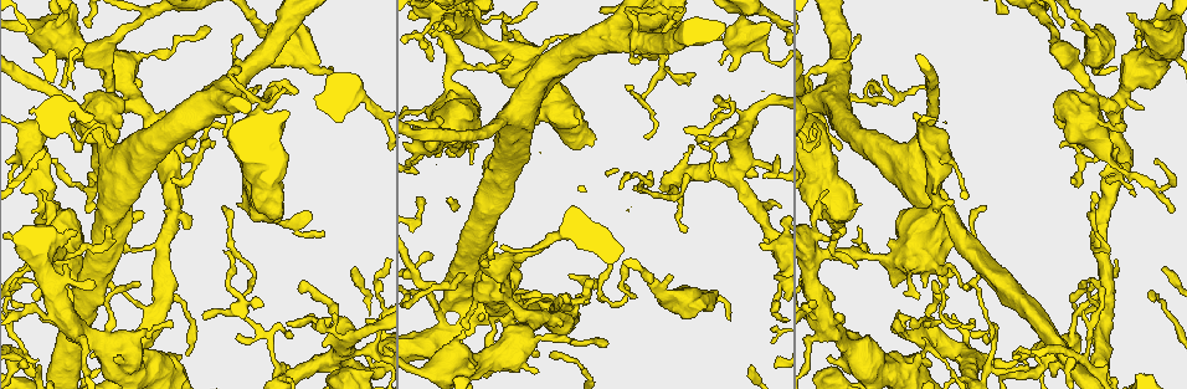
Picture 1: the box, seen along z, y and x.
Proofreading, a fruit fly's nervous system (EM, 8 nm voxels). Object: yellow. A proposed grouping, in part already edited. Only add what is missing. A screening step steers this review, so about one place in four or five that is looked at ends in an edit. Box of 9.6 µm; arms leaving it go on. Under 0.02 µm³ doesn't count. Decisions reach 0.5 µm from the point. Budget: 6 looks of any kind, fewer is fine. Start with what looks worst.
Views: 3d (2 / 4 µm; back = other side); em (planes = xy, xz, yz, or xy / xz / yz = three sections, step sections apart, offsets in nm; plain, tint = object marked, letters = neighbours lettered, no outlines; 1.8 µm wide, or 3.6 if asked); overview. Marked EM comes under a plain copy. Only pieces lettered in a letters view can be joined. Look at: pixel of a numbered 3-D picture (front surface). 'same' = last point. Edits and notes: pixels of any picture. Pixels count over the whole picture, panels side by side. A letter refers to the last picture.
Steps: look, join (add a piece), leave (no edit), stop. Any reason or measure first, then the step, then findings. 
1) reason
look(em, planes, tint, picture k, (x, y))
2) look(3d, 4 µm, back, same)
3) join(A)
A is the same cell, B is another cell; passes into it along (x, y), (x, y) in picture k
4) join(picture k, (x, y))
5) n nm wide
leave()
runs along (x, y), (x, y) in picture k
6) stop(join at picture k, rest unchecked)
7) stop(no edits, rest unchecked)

thin end
look(3d, 4 µm, picture 1, (466, 276))

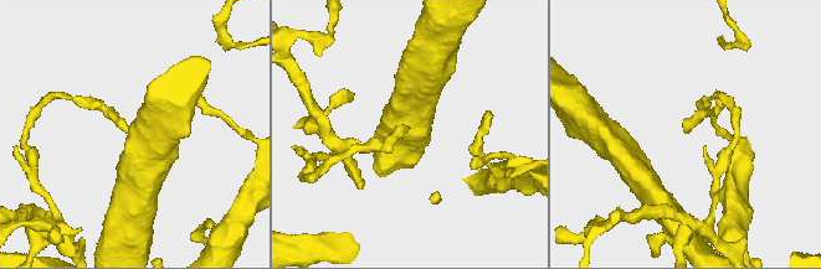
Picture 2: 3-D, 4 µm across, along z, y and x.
now the EM
look(em, planes, tint, picture 2, (407, 129))

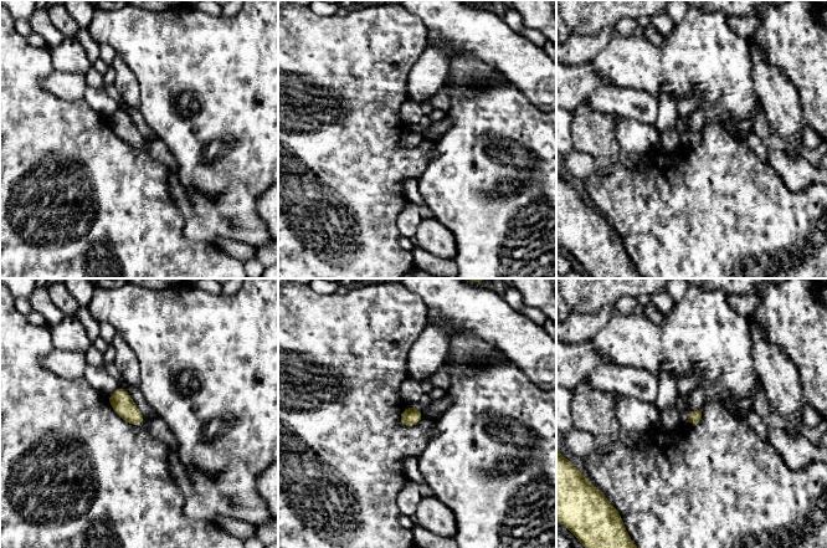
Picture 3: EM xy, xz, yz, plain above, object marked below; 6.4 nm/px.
see the neighbours
look(em, planes, letters, same)

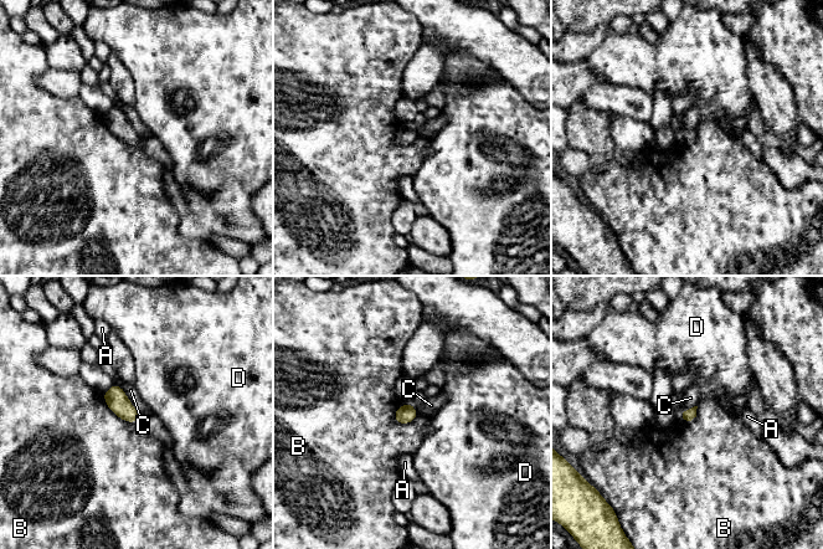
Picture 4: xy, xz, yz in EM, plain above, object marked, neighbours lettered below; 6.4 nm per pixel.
leave()
A, B, C and D are other cells; border along (102, 394), (118, 416), (139, 419) in picture 4; no lettered piece goes on from it

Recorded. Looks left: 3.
calibre changes
look(3d, 4 µm, picture 1, (48, 199))

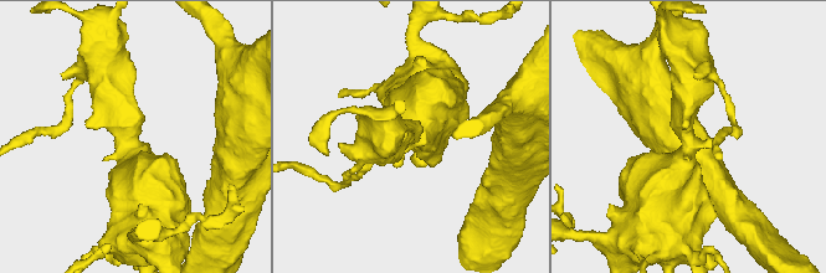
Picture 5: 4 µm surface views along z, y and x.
arms of 500, 750 nm
look(em, 3.6 µm, xy, step 16, tint, picture 5, (129, 136))

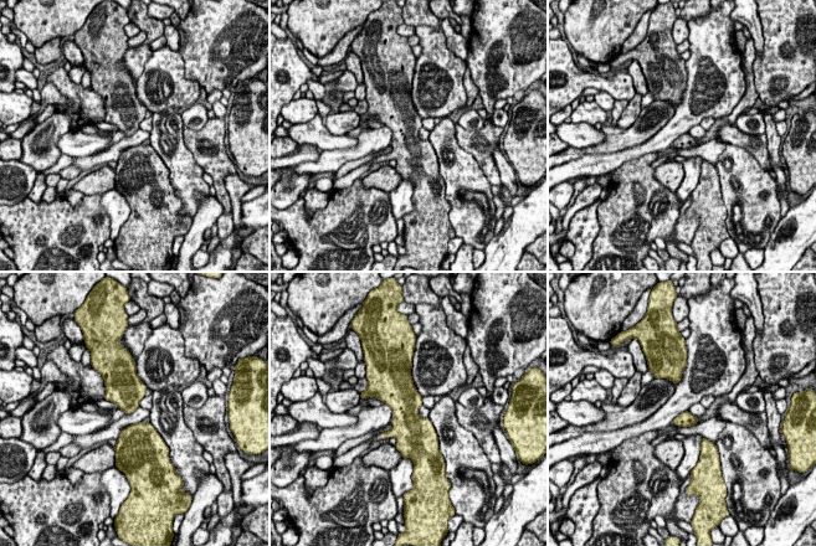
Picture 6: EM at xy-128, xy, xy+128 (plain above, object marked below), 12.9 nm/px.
look(em, 3.6 µm, xy, step 16, letters, same)

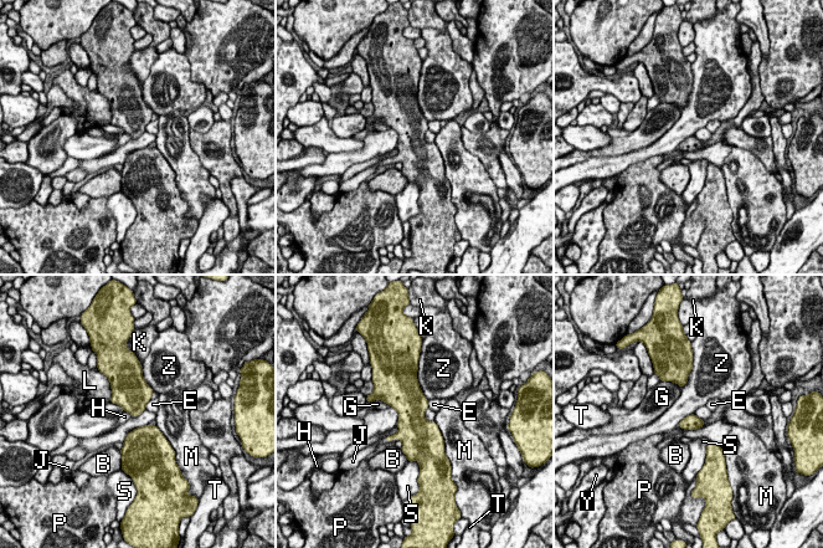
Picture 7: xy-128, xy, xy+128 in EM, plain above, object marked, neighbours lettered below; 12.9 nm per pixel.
leave()
B, E, G, H, J, K, L, M, P, S, T, Y and Z are other cells; border along (416, 372), (418, 387), (427, 400) in picture 7; none of them fits

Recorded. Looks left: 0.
stop(no edits, rest unchecked)

